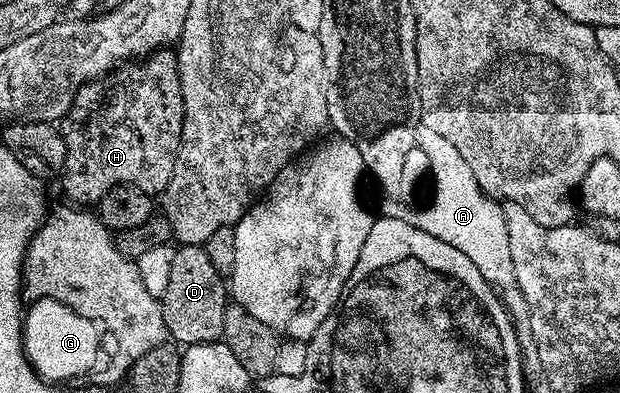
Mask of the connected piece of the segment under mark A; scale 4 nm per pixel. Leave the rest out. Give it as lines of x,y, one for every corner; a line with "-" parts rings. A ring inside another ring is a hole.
422,129
419,141
423,152
429,157
429,174
433,178
433,203
426,210
417,210
408,215
409,222
423,232
429,232
443,244
459,248
498,293
516,328
517,339
523,357
523,368
528,375
541,374
541,361
535,347
534,332
531,330
530,308
523,299
522,290
515,280
515,264
511,264
511,243
507,240
507,220
501,211
502,203
482,192
471,172
467,160
459,156
451,140
438,136
436,132

